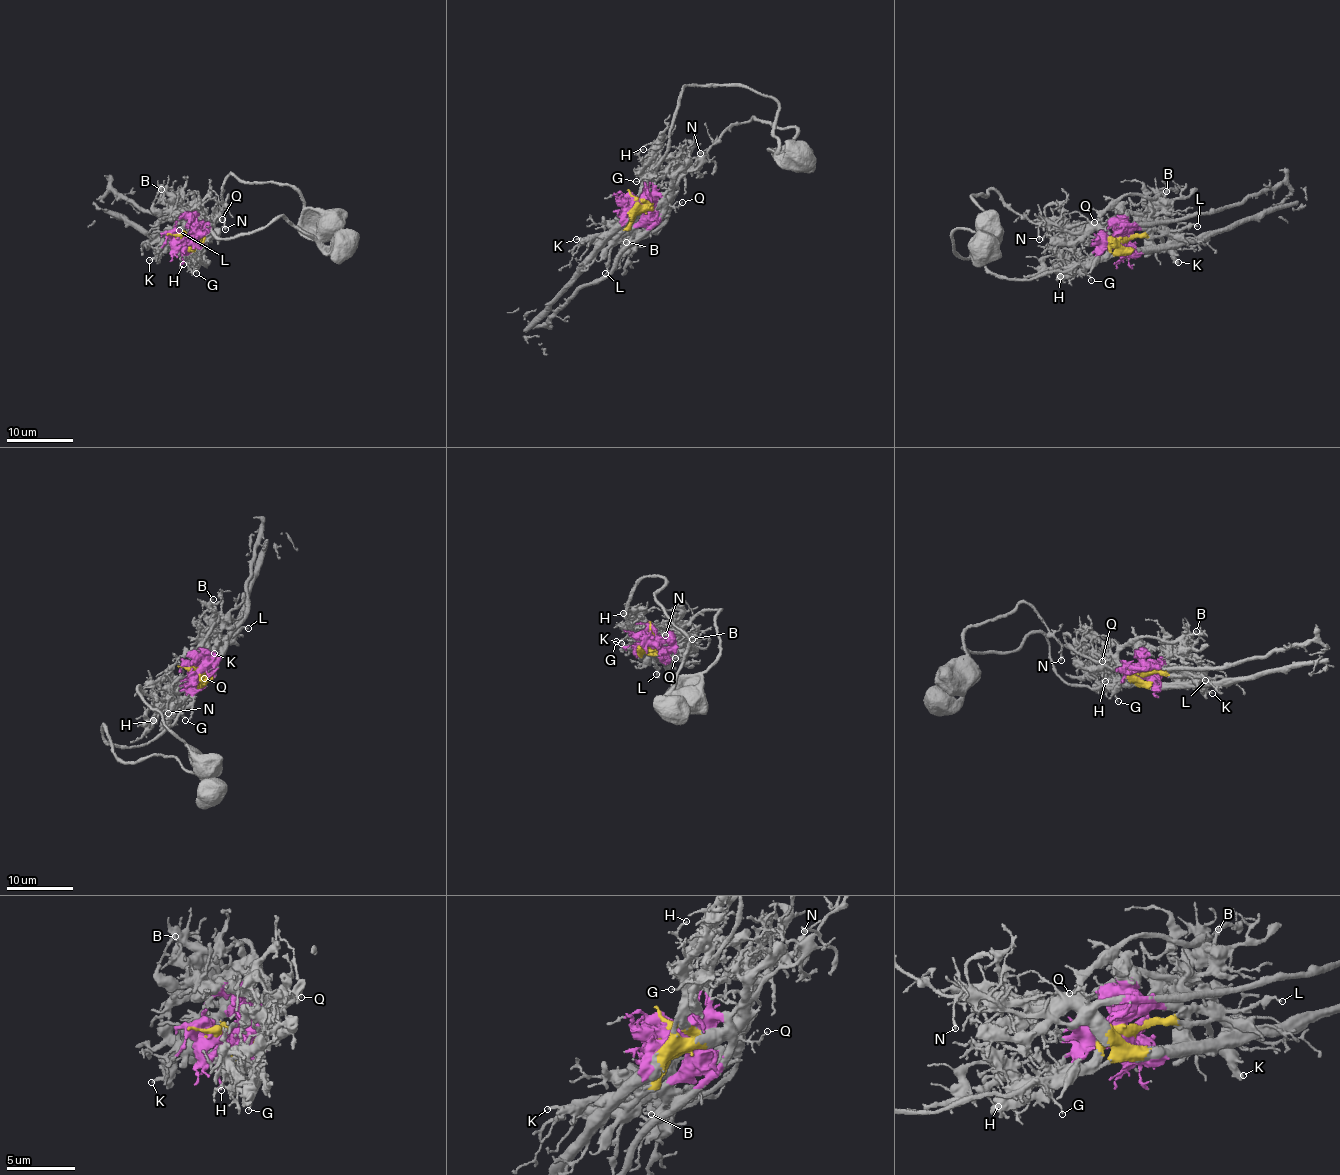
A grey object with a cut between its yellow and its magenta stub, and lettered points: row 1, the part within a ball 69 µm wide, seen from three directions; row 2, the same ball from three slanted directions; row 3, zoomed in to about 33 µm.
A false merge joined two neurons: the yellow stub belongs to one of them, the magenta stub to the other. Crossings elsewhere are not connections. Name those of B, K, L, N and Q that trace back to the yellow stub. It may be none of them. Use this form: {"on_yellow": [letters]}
{"on_yellow": ["K"]}

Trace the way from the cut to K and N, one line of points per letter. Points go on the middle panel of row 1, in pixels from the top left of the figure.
K: (634, 204), (629, 222), (615, 236), (588, 235), (575, 240)
N: (635, 204), (645, 198), (663, 196), (679, 178), (696, 167), (706, 152), (700, 153)

